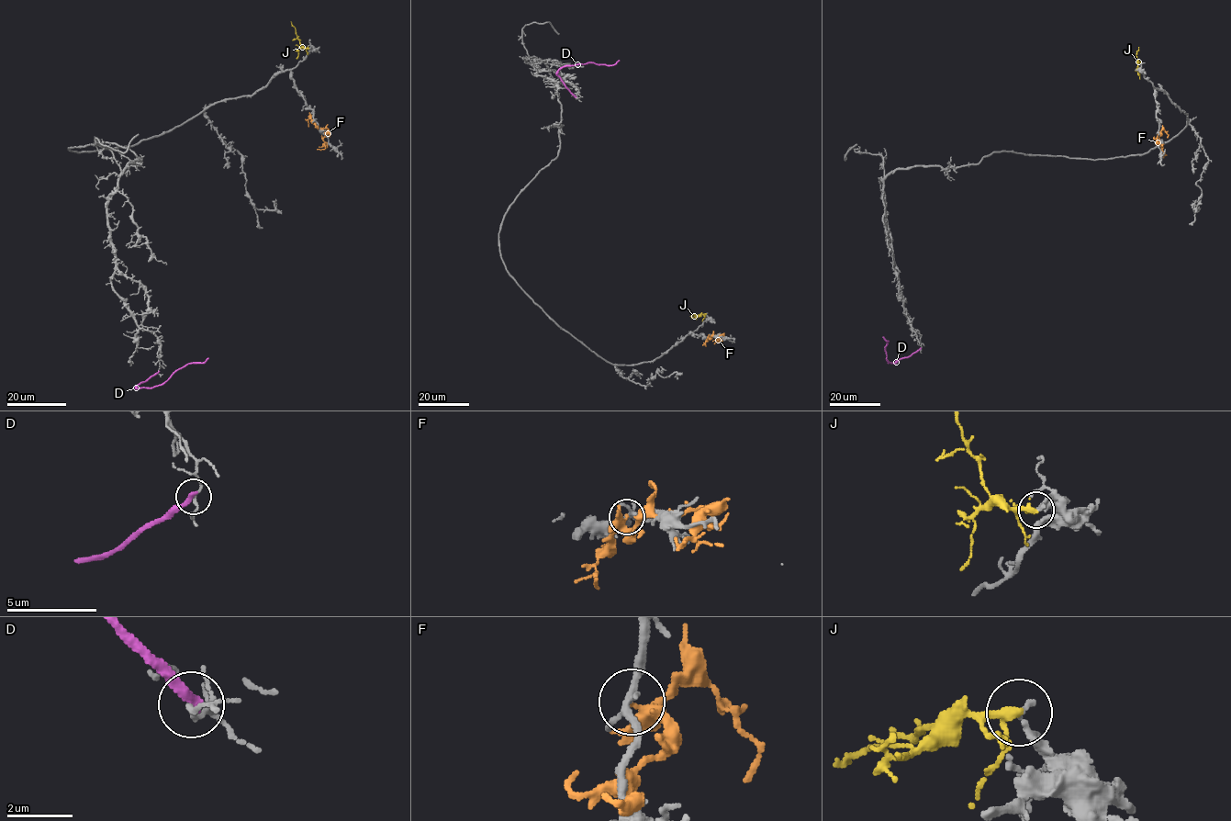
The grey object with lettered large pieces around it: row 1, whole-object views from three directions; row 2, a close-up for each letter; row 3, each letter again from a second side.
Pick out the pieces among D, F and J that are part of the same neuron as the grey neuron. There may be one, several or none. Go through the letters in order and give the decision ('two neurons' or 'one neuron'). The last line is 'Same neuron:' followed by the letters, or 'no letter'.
D: two neurons
F: two neurons
J: two neurons
Same neuron: no letter

